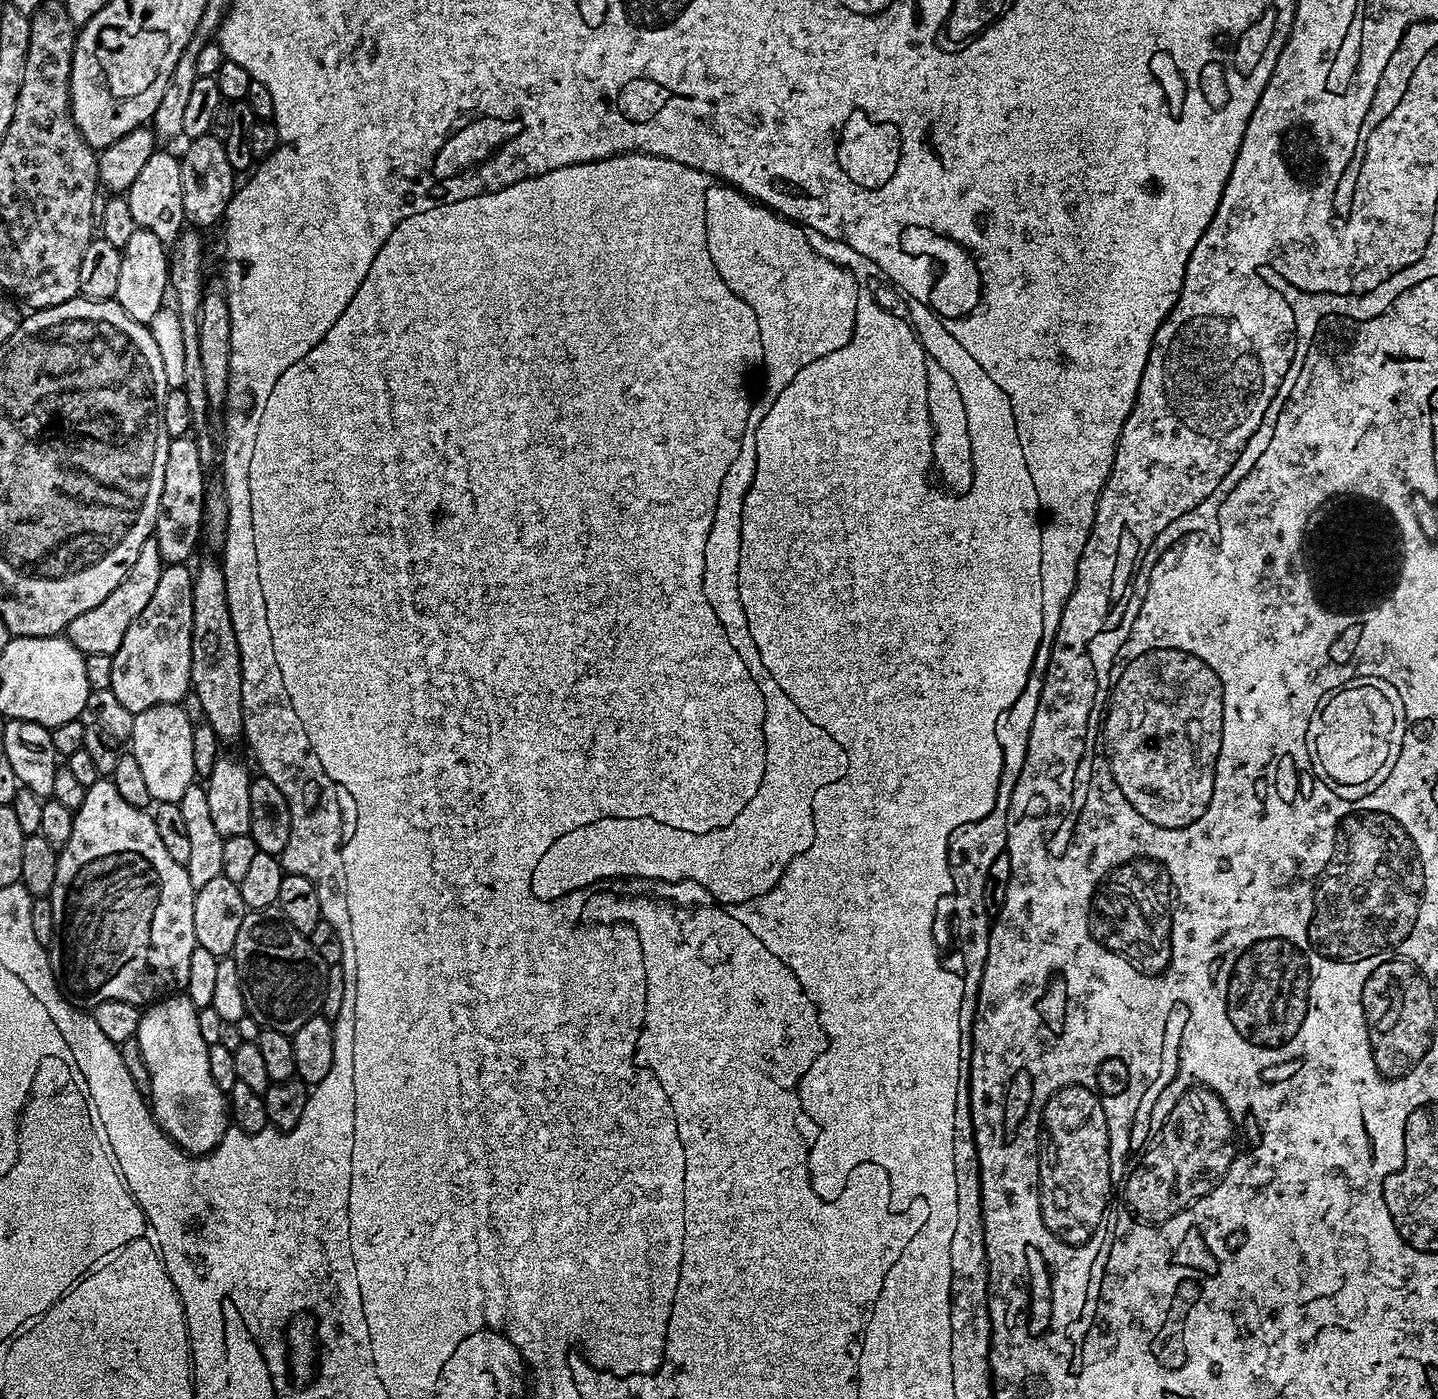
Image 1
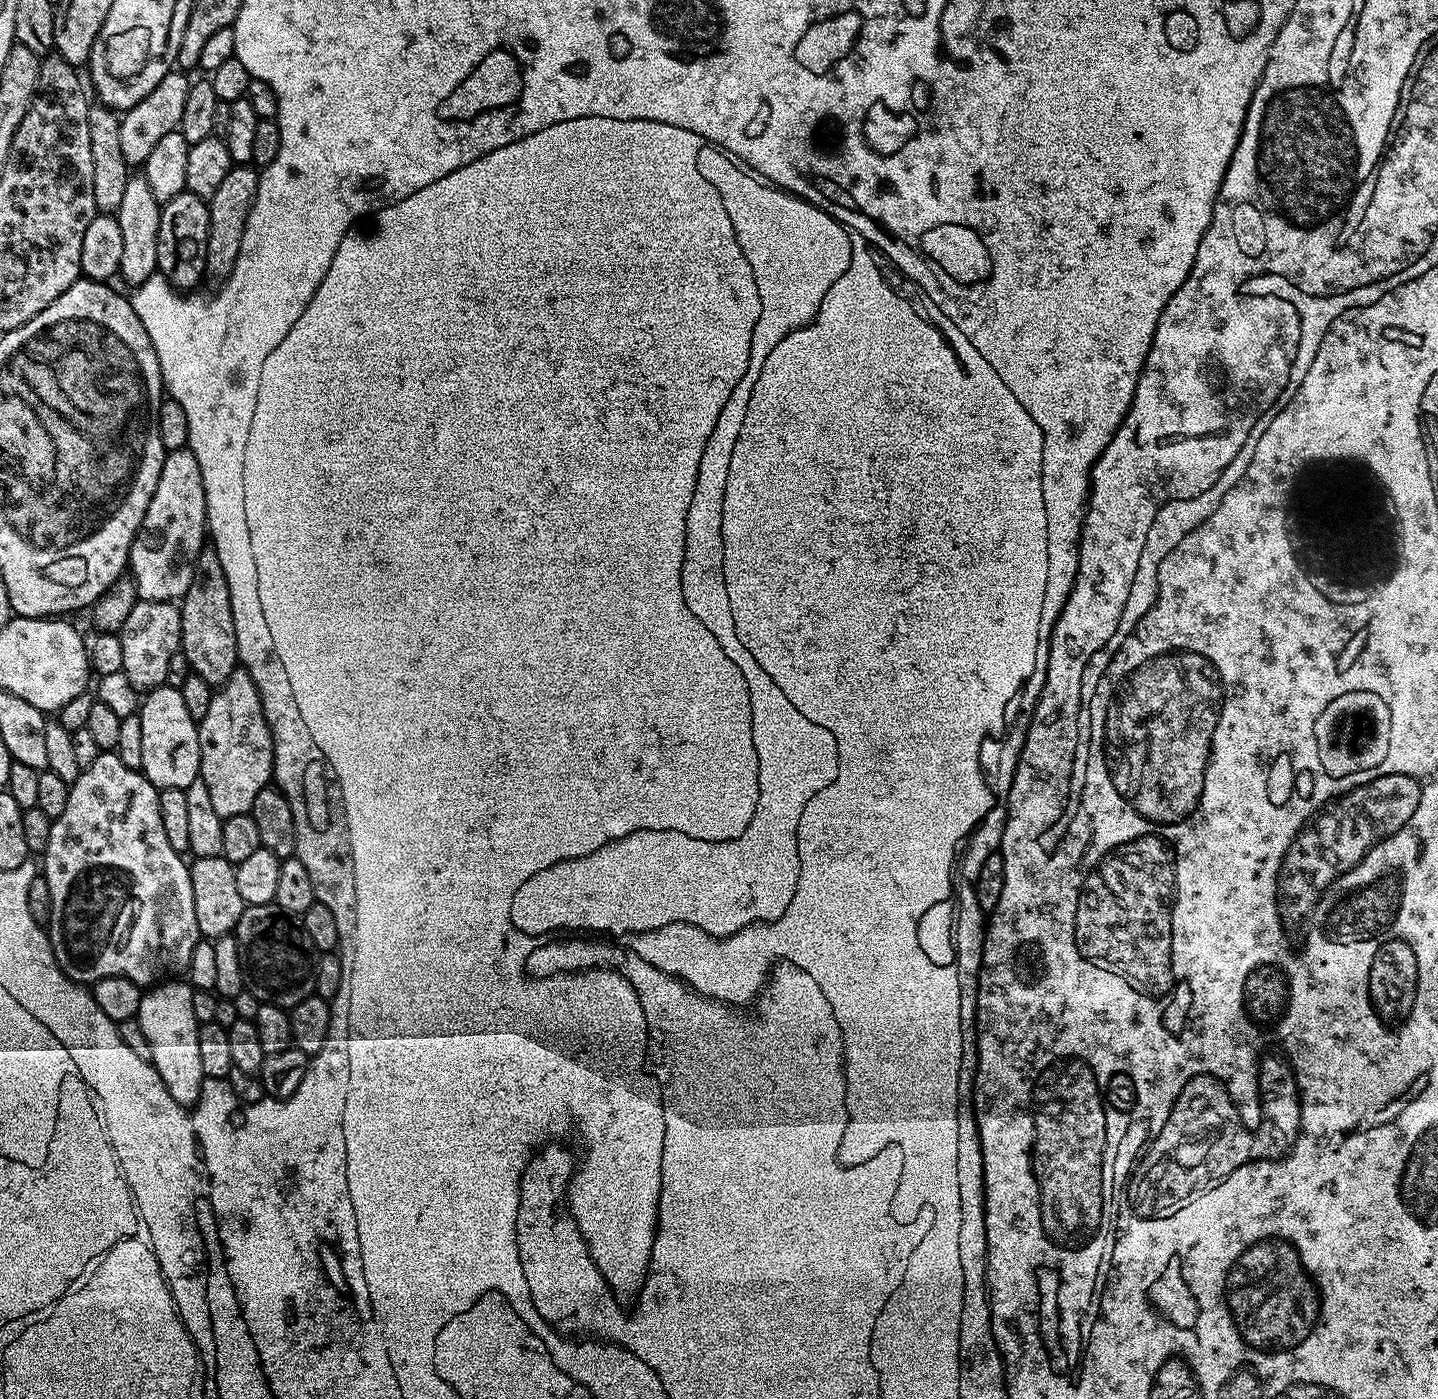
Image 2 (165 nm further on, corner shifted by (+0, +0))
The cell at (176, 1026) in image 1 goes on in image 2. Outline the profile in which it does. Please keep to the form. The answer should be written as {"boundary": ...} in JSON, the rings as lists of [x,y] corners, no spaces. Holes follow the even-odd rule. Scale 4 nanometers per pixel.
{"boundary":[[[187,982],[168,983],[149,987],[141,995],[135,1019],[140,1021],[142,1034],[148,1039],[152,1051],[151,1067],[156,1069],[168,1093],[181,1106],[195,1105],[202,1095],[202,1085],[206,1077],[202,1070],[202,1058],[198,1054],[201,1025],[196,1022],[194,1016],[192,1005],[194,989]]]}

